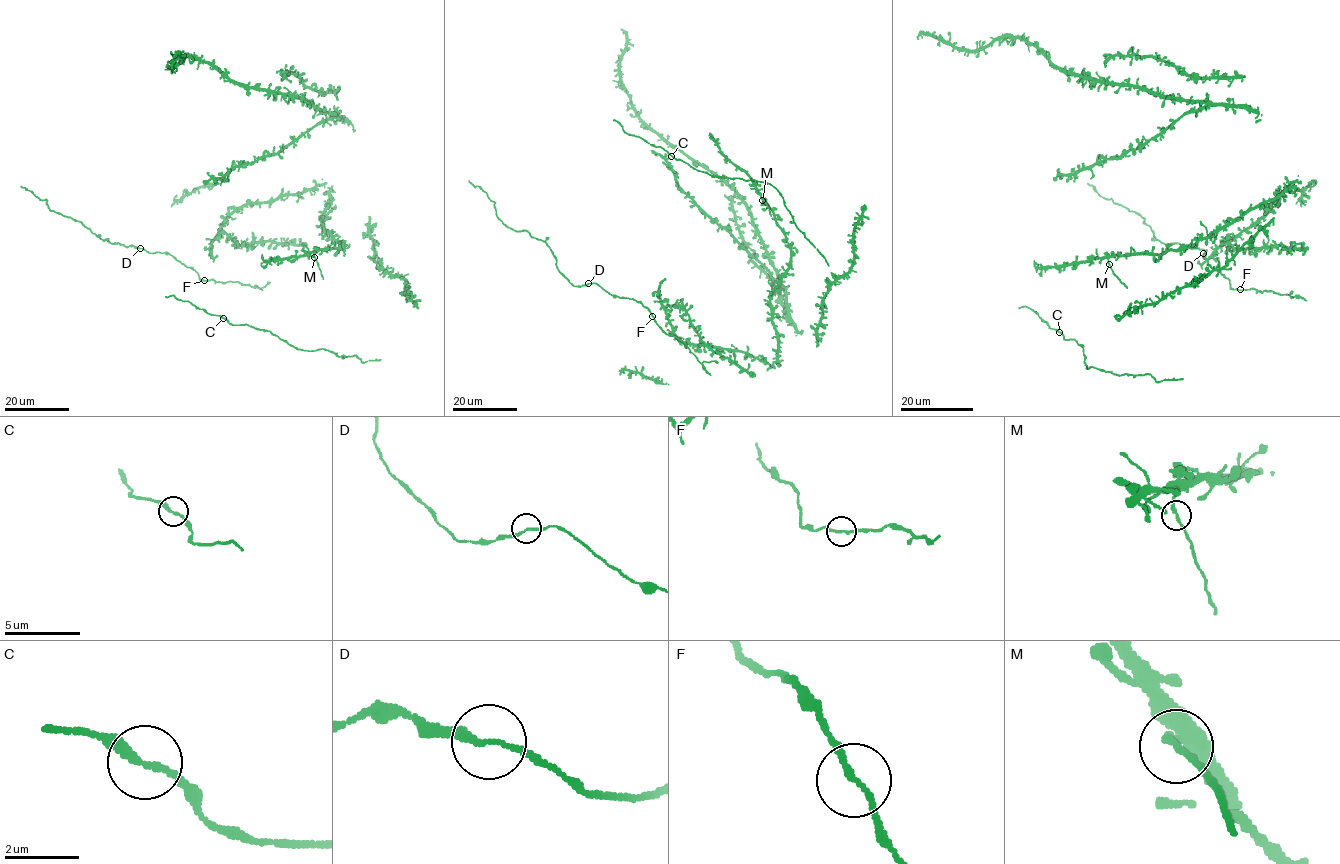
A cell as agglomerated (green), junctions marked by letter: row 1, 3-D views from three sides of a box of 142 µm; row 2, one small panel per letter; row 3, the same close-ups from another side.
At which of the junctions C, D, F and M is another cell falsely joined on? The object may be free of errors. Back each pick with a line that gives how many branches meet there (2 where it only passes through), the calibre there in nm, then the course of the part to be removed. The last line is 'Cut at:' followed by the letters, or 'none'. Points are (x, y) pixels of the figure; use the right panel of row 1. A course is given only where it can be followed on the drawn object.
M: 2 branches meet; 170 nm thick; foreign part runs (1109, 263), (1127, 288)
Cut at: M

